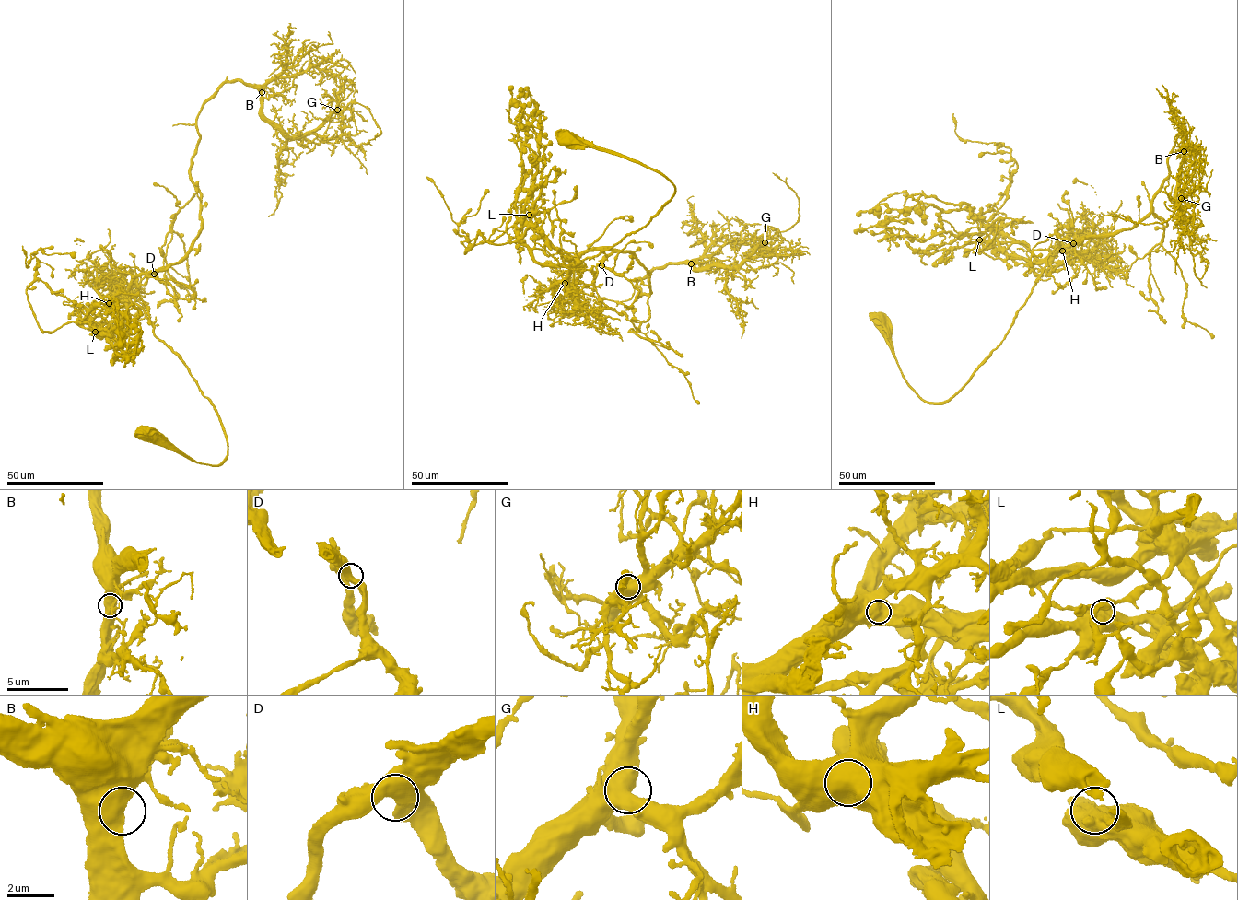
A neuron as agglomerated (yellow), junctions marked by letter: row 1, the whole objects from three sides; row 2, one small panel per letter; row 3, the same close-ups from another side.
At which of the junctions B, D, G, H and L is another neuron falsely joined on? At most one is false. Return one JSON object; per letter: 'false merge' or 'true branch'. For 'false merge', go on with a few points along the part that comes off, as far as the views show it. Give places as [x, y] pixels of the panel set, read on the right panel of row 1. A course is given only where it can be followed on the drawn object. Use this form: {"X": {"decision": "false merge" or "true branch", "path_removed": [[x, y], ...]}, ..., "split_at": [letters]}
{"B": {"decision": "true branch"}, "D": {"decision": "true branch"}, "G": {"decision": "true branch"}, "H": {"decision": "true branch"}, "L": {"decision": "false merge", "path_removed": [[979, 239], [1039, 264], [1056, 232], [1130, 228], [1182, 126], [1182, 210], [1180, 197], [1161, 223], [1108, 214]]}, "split_at": ["L"]}

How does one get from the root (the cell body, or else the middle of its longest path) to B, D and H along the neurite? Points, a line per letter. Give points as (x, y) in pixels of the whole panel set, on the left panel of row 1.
B: (144, 434), (199, 462), (227, 453), (216, 409), (127, 297), (200, 228), (201, 108), (226, 82), (262, 92)
D: (144, 434), (199, 462), (216, 465), (227, 452), (216, 409), (127, 299), (133, 279), (169, 264), (154, 274)
H: (144, 434), (199, 462), (216, 465), (227, 452), (217, 411), (185, 363), (142, 309), (109, 303)

